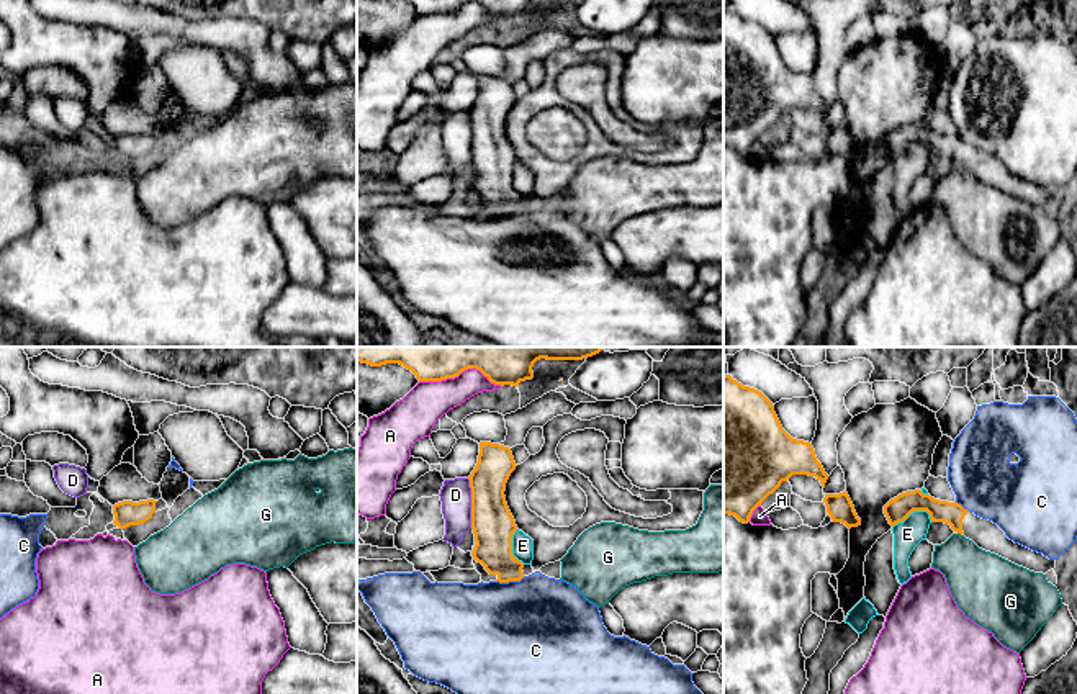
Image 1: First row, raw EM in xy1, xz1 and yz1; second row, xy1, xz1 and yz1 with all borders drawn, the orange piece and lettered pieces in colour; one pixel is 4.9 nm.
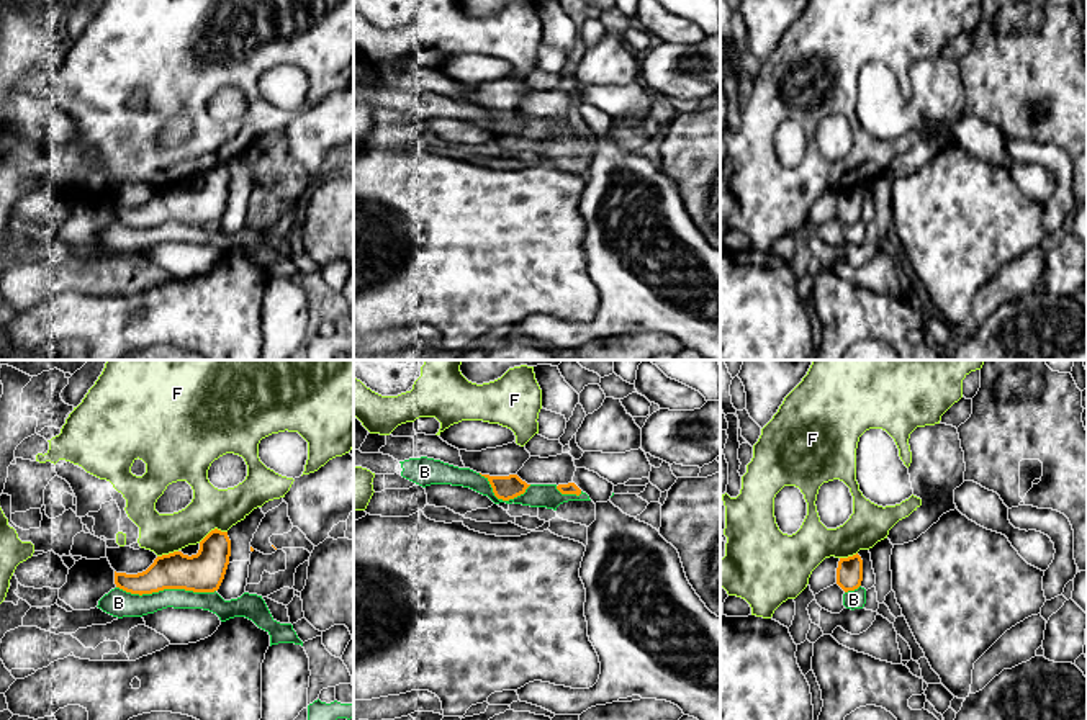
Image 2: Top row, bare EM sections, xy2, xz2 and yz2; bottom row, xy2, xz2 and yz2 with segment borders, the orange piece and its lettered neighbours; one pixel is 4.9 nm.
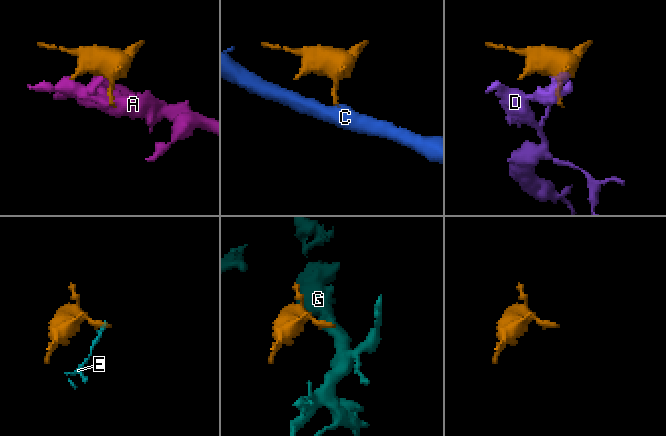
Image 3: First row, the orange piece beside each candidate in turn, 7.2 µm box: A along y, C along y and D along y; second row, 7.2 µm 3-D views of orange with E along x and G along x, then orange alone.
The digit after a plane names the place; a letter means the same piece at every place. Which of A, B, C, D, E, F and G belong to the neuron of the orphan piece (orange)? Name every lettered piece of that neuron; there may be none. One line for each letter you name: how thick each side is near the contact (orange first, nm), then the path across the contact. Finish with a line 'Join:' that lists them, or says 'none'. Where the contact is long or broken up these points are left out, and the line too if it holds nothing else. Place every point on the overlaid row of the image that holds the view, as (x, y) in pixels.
Join: none

